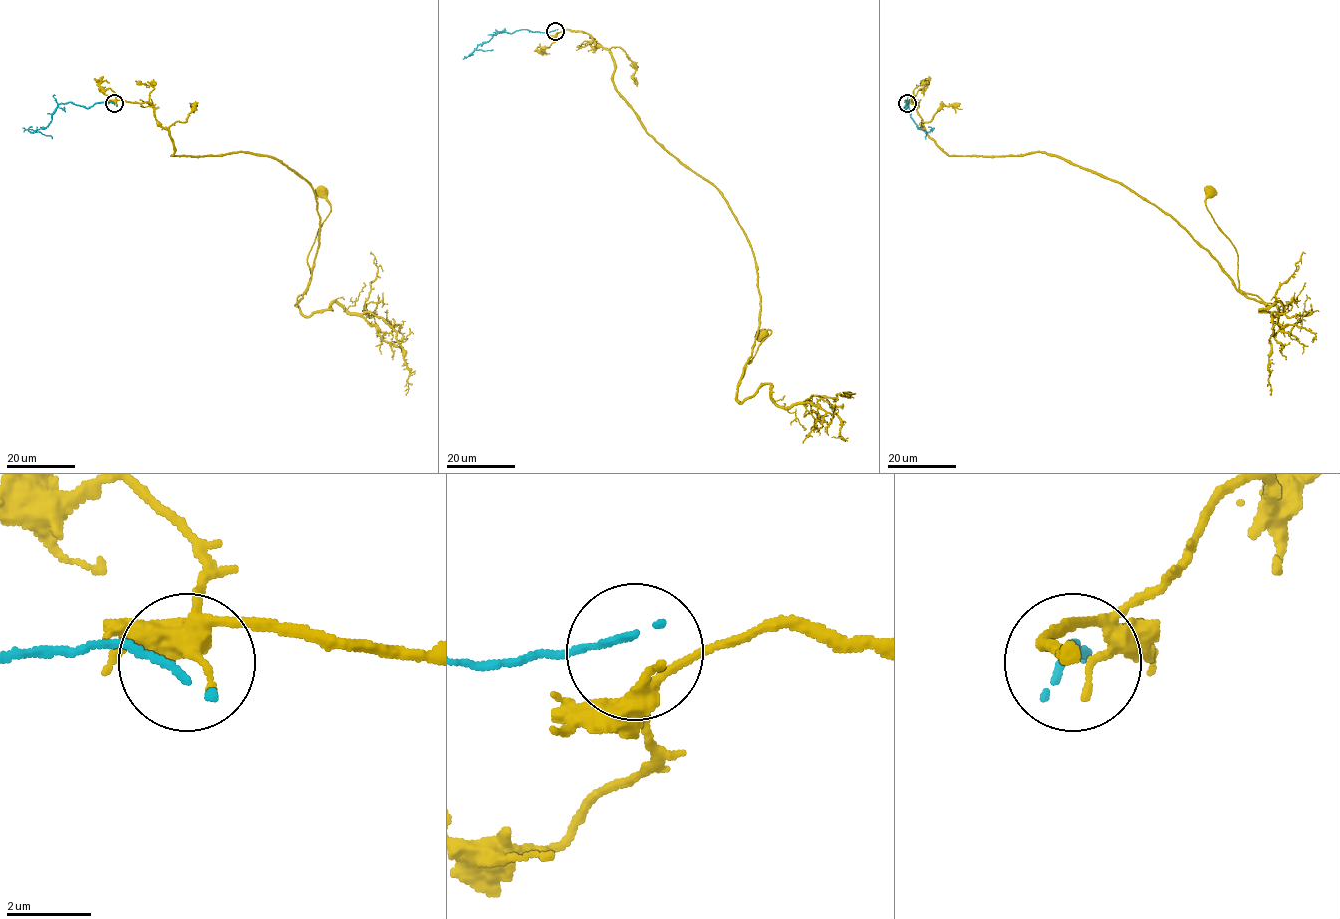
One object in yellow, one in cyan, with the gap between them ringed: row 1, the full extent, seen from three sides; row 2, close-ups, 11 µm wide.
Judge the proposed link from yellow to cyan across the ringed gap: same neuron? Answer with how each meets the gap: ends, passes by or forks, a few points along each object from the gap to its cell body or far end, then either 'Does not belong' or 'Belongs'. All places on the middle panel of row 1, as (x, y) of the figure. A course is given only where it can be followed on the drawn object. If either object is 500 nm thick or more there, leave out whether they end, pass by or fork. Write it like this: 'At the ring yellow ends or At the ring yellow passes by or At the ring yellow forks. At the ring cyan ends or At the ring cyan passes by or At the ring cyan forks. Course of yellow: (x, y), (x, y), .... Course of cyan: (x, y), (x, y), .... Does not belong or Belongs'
At the ring yellow ends. At the ring cyan passes by. Course of yellow: (556, 32), (609, 50), (643, 127), (725, 200), (757, 269), (748, 363), (763, 336). Course of cyan: (555, 31), (501, 32), (476, 48), (492, 50). Does not belong

